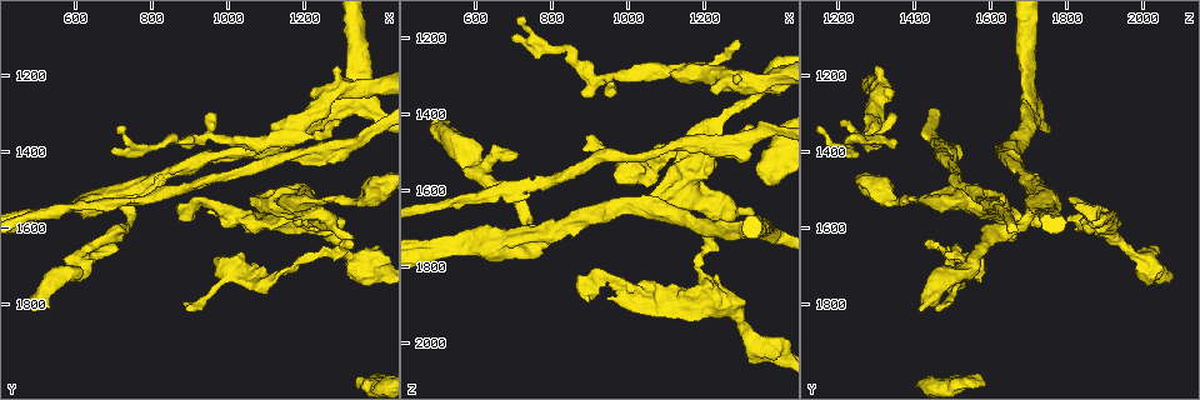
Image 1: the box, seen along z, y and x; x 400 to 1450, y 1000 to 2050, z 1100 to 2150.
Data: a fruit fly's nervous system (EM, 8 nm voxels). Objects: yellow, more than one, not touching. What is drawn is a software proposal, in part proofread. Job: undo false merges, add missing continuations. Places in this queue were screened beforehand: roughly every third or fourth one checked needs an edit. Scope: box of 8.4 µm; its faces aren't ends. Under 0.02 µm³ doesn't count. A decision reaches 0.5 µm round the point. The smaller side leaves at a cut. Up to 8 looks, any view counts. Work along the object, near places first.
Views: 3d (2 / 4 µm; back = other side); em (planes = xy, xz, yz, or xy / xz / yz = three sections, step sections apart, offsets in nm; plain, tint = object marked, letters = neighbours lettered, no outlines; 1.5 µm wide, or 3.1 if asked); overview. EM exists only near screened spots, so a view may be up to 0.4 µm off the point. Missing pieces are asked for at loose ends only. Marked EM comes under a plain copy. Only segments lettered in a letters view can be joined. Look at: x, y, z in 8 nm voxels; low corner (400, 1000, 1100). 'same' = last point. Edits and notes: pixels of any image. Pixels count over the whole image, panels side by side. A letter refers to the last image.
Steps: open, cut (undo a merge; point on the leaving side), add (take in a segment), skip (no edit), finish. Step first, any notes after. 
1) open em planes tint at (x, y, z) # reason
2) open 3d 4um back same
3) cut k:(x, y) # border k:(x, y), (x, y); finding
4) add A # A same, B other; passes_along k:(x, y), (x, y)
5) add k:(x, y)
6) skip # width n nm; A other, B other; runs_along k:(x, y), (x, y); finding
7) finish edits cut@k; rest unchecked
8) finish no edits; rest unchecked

open em planes letters at (720, 1515, 1730) # a fork

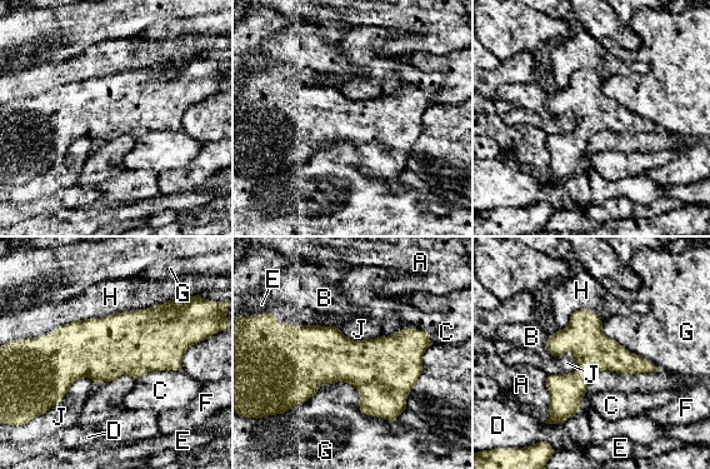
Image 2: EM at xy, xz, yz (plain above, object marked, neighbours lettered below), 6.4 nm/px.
skip # longest_contact H 750 nm; A other, B other, C other, D other, E other, F other, G other, H other, J other; one cell here

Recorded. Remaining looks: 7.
open 3d 2um back at (1060, 1535, 1640)

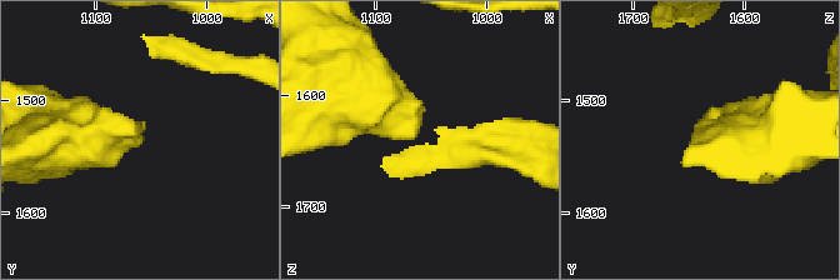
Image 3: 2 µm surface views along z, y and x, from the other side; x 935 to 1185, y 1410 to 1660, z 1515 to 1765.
open em xz step 8 letters at (1064, 1532, 1634) # need the tissue

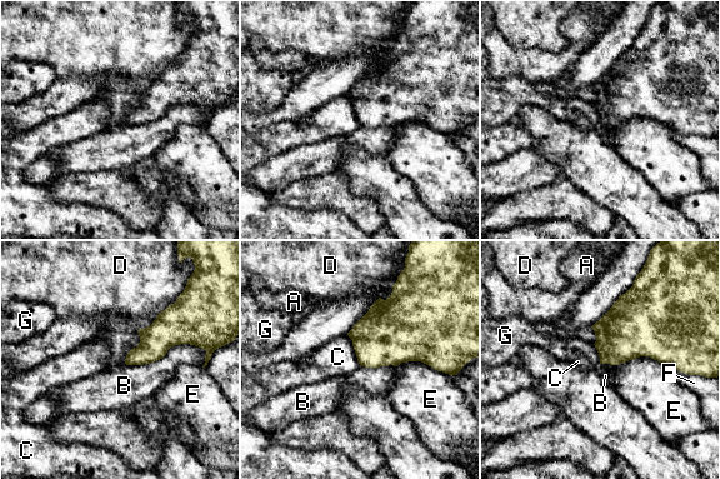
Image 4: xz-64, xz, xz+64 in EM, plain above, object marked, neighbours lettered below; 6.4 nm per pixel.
open em planes letters same # another direction

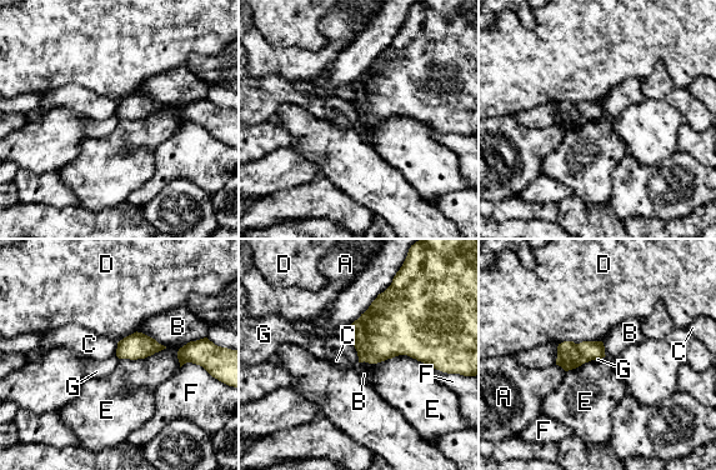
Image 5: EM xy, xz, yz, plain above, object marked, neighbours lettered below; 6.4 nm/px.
skip # A other, B other, C other, D other, E other, F other, G other; border 5:(351, 343), (359, 361); no lettered segment goes on from it

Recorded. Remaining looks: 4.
open em yz step 8 letters at (705, 1650, 1510) # branch stops here

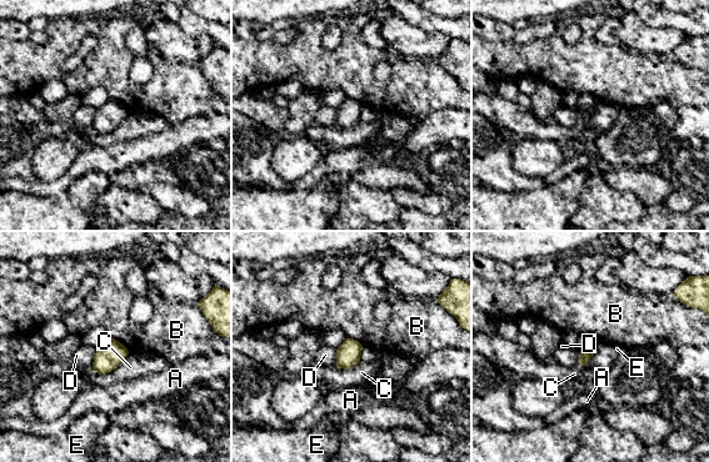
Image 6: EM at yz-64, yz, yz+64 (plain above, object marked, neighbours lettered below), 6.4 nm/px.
skip # A other, B other, C other, D other, E other; no lettered segment goes on from it

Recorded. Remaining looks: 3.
finish no edits; rest unchecked

